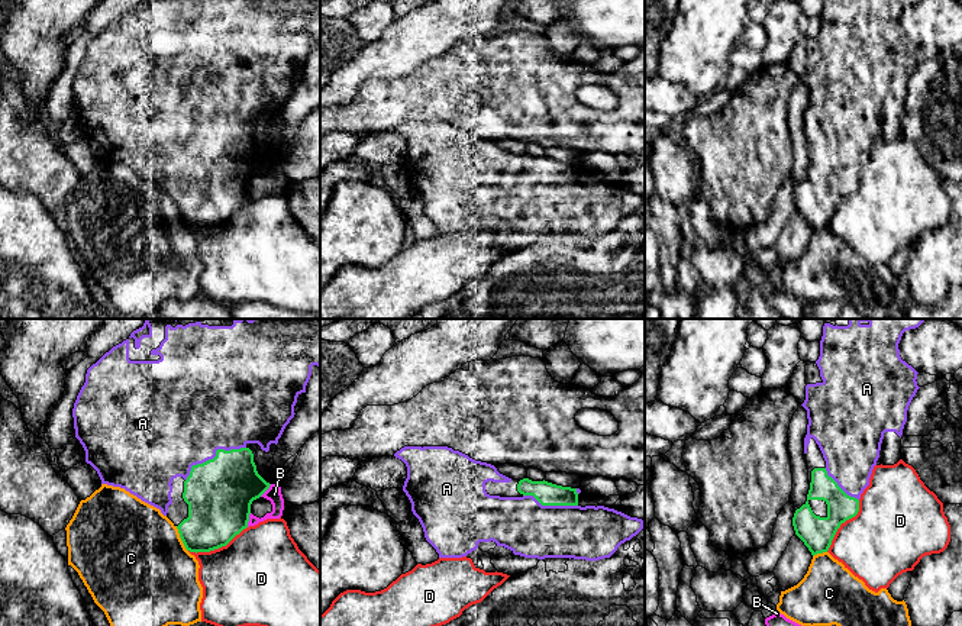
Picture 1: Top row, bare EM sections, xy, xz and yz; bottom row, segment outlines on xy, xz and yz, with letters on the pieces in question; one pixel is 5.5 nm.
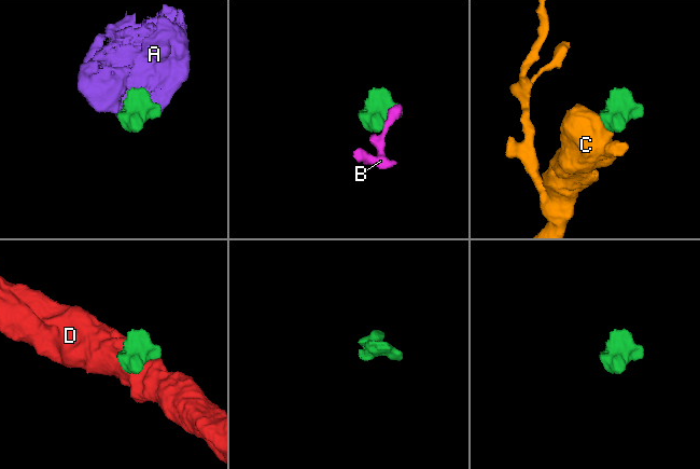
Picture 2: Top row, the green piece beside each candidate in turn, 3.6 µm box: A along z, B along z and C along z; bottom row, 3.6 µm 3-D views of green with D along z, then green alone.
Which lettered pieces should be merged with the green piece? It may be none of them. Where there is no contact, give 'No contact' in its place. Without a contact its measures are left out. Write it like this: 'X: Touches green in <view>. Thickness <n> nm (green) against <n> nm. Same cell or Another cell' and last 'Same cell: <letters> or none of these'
A: Touches green in xy. Thickness 380 nm (green) against 460 nm. Same cell
B: Touches green in xy. Thickness 380 nm (green) against 80 nm. Another cell
C: Touches green in xy. Thickness 320 nm (green) against 500 nm. Another cell
D: Touches green in xy. Thickness 360 nm (green) against 480 nm. Another cell
Same cell: A

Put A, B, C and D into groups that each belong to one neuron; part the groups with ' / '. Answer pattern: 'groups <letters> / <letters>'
groups A / B / C / D

